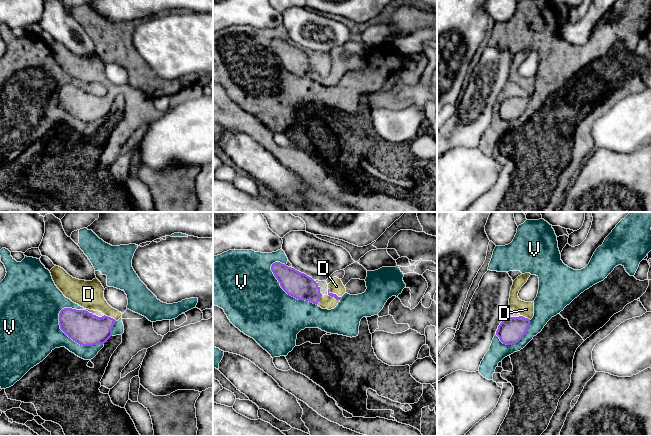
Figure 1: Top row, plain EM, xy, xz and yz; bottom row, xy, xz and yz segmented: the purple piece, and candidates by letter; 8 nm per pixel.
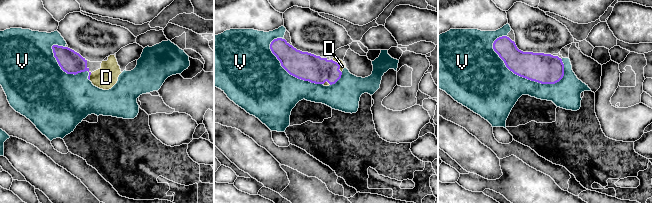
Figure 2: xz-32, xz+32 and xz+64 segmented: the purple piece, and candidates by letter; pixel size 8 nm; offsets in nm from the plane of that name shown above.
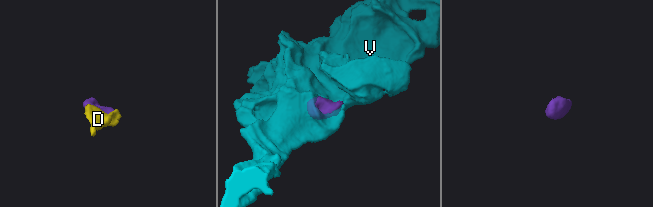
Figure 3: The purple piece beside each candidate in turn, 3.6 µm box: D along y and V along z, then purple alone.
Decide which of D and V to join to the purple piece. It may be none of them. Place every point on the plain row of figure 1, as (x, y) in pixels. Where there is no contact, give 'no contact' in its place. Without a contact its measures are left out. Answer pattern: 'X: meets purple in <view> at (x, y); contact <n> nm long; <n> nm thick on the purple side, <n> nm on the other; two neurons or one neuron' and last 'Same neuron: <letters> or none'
D: meets purple in xy at (110, 93); contact 120 nm long; 260 nm thick on the purple side, 220 nm on the other; one neuron
V: meets purple in xy at (73, 116); contact 440 nm long; 260 nm thick on the purple side, 280 nm on the other; two neurons
Same neuron: D

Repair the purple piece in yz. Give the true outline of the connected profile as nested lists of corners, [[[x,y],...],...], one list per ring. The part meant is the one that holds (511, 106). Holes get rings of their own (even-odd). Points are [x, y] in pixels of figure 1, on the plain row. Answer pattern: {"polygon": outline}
{"polygon": [[[530,49],[518,52],[514,57],[510,67],[509,85],[515,87],[519,93],[508,93],[500,99],[496,111],[500,117],[506,121],[518,119],[530,101],[530,96],[534,92],[534,78],[525,78],[519,75],[518,69],[521,63],[527,58]]]}

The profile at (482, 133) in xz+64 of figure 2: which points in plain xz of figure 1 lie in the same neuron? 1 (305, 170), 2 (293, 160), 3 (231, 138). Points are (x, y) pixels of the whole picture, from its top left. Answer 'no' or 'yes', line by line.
1: yes
2: yes
3: no

